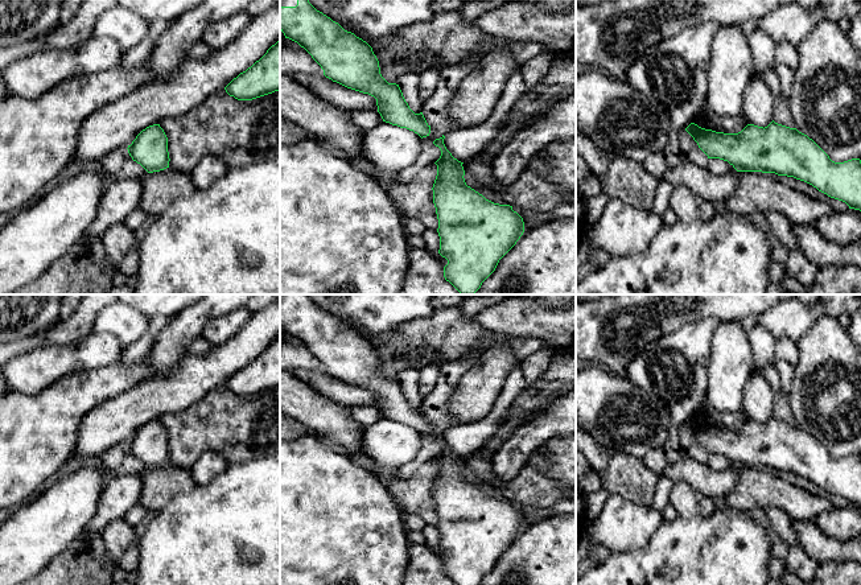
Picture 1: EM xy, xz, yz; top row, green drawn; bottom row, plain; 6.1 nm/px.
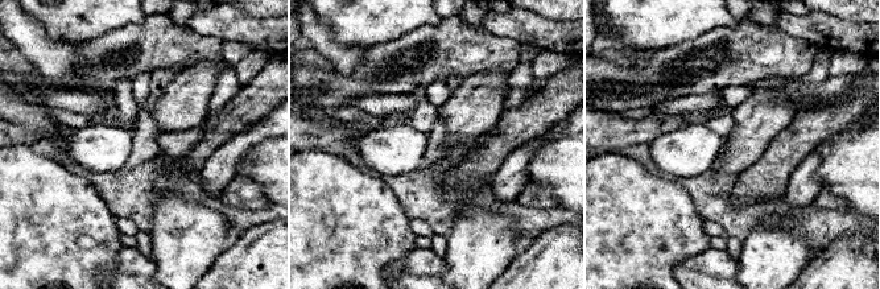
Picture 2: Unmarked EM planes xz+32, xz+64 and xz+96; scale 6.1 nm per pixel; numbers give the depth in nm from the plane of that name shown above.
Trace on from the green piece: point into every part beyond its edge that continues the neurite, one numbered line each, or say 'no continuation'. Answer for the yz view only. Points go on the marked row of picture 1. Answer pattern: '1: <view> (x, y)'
no continuation

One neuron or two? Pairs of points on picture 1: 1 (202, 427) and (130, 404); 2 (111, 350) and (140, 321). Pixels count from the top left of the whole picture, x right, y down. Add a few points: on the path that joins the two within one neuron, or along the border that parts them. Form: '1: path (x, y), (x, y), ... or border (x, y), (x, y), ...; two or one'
1: border (192, 403), (182, 410), (163, 413), (157, 419); two
2: border (93, 332), (110, 332), (124, 347); two

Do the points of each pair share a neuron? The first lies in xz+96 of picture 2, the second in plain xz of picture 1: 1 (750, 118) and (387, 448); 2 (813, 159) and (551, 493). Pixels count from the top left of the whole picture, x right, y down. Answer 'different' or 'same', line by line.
1: different
2: different

